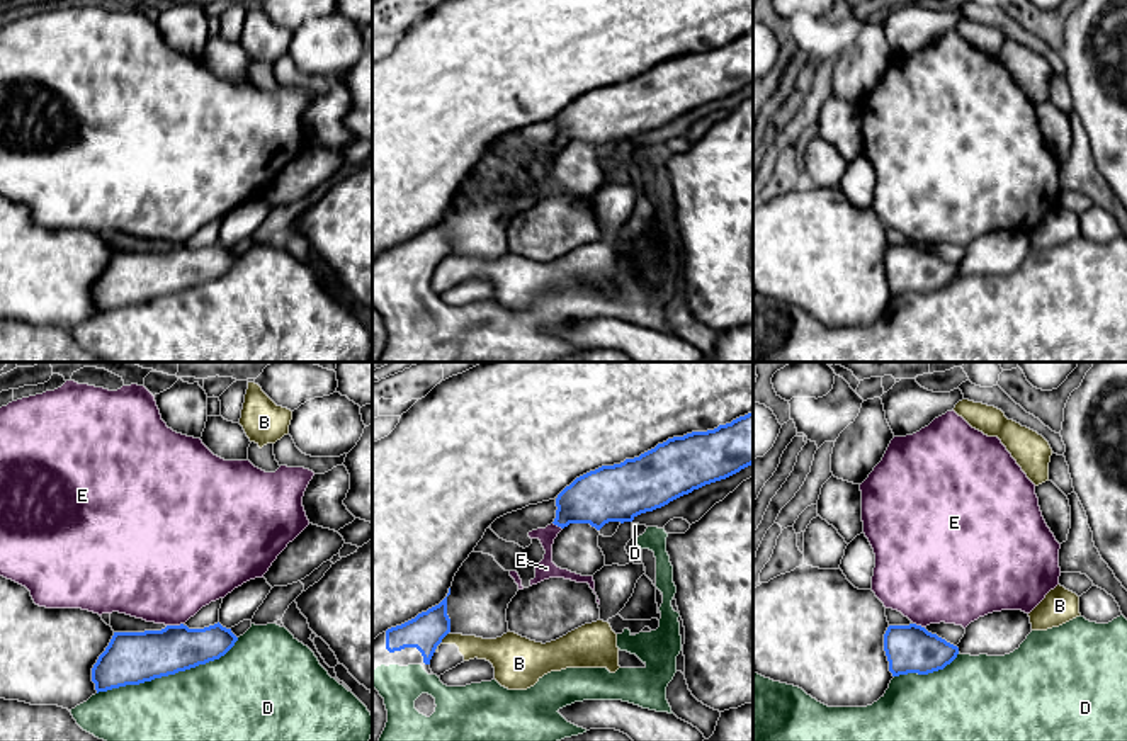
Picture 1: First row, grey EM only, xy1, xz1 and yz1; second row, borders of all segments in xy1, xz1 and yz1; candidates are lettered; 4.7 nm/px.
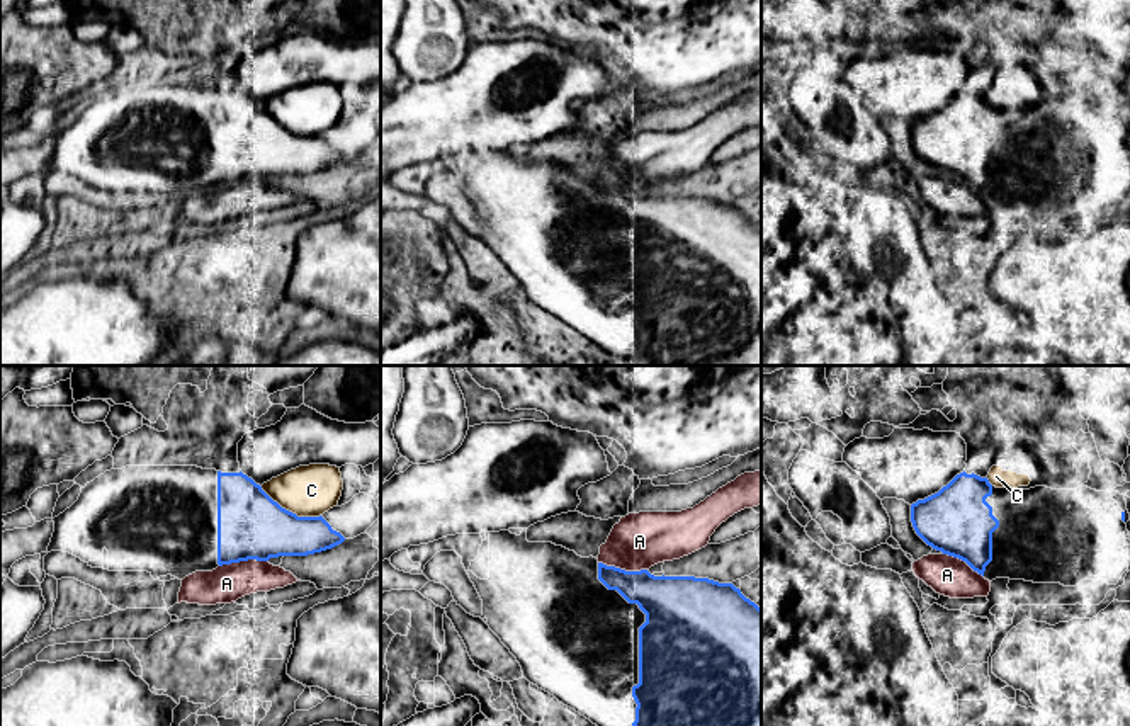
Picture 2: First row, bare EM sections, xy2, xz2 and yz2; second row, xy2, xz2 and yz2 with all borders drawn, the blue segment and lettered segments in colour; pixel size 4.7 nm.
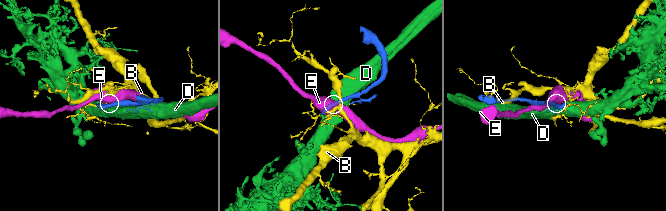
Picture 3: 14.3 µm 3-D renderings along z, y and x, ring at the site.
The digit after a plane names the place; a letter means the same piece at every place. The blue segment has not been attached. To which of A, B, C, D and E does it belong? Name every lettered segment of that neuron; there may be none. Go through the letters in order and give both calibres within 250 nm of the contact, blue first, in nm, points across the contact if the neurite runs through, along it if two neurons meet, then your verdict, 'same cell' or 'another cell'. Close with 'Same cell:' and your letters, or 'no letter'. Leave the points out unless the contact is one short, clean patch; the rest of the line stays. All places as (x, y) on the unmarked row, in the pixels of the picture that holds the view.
A: calibres 320 and 180 nm; another cell
B: calibres 170 and 110 nm; another cell
C: calibres 320 and 240 nm; another cell
D: calibres 260 and 480 nm; same cell
E: calibres 240 and 460 nm; border xy1 (182, 242), (167, 245); another cell
Same cell: D

